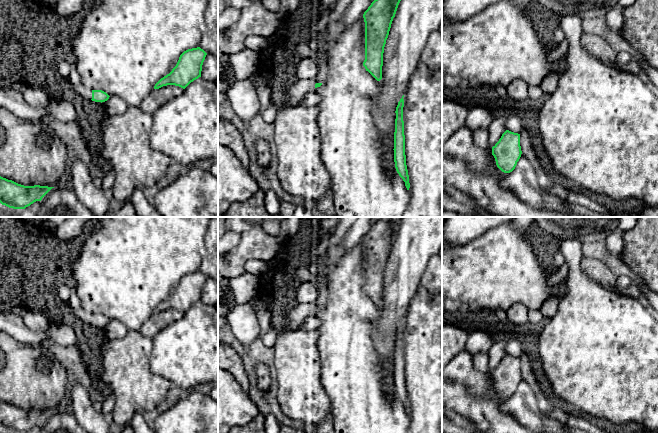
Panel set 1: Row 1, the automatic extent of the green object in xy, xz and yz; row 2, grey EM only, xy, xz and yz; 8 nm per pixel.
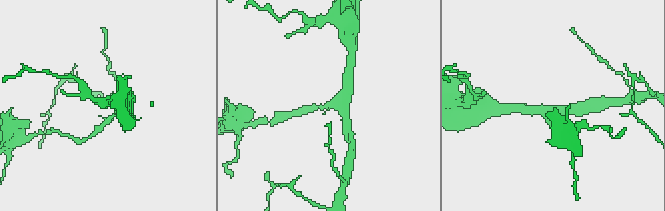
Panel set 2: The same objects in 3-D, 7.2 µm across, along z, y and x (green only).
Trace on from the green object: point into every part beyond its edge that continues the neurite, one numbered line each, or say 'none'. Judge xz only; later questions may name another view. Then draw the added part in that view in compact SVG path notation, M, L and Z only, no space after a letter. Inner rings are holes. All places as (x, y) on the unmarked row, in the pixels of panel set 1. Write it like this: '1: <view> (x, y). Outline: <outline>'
1: xz (293, 315). Outline: M312 303L288 305L281 312L281 320L283 327L291 331L299 329L302 322L307 317L312 317L315 314L315 306Z

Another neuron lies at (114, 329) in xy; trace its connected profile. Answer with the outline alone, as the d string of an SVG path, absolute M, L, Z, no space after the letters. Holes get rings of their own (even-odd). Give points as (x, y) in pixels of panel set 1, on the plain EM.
M110 320L109 323L102 326L102 328L109 340L124 338L129 331L129 329L122 322L117 320Z

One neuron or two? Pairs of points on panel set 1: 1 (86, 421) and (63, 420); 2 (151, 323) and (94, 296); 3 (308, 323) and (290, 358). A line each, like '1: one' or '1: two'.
1: two
2: two
3: two

